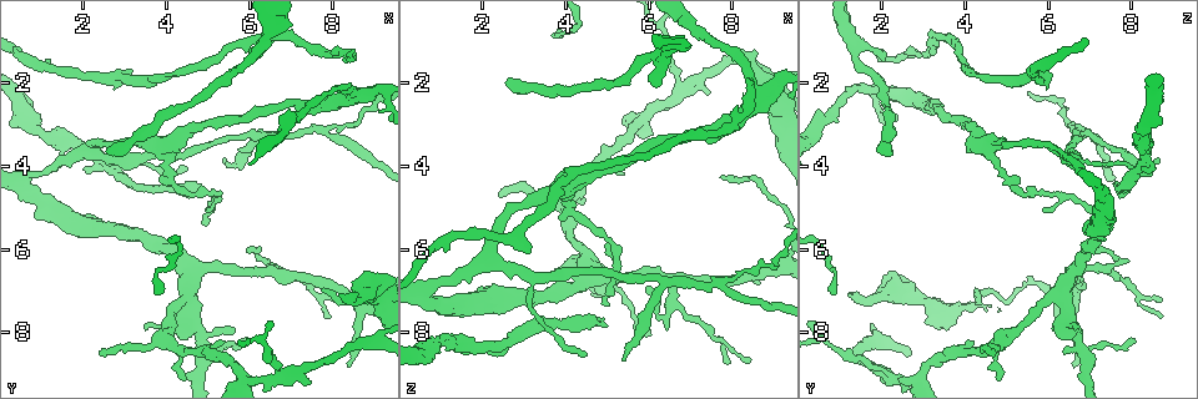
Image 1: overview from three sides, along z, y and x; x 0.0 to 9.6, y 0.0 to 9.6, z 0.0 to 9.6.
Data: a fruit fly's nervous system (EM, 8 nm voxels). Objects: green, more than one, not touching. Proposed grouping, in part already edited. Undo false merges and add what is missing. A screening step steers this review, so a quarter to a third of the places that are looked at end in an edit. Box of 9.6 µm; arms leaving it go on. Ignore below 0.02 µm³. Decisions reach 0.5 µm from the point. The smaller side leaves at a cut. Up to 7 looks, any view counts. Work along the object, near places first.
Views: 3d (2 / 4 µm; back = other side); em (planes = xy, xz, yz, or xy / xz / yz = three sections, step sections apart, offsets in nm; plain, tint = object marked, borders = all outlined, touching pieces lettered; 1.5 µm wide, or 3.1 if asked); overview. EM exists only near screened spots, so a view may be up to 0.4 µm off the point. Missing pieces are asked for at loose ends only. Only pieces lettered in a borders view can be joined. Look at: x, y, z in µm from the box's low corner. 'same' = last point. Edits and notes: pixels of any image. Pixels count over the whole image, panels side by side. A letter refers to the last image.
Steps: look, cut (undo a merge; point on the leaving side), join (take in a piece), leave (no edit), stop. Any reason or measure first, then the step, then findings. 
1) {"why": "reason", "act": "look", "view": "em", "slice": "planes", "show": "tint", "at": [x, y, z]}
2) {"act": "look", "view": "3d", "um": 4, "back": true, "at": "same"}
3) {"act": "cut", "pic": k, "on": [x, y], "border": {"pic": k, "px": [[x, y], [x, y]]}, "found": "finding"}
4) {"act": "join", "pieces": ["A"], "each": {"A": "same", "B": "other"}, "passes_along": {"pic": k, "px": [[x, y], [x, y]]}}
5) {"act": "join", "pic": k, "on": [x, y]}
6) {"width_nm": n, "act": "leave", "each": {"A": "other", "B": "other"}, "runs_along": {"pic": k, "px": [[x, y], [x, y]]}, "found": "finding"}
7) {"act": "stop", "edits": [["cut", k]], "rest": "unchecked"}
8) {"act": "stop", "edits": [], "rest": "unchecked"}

{"why": "free end", "act": "look", "view": "3d", "um": 2, "at": [2.65, 3.75, 2.00]}

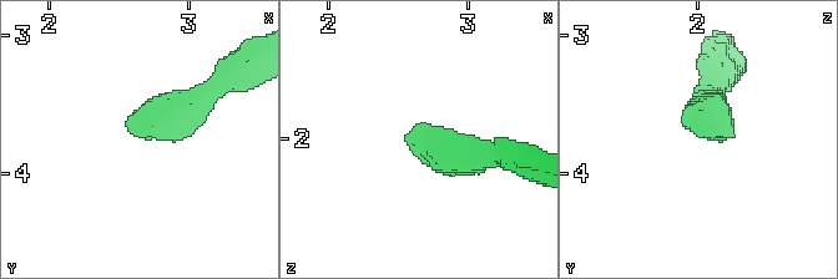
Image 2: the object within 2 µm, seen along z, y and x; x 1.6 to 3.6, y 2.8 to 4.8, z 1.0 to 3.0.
{"act": "look", "view": "em", "slice": "planes", "show": "borders", "at": [2.62, 3.70, 2.00]}

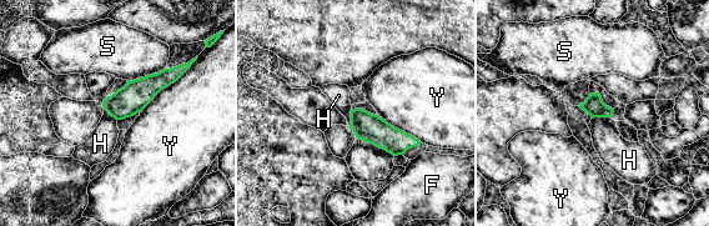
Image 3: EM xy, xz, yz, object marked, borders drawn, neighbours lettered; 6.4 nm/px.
{"longest_contact_nm": ["Y", 440], "act": "leave", "each": {"F": "other", "H": "other", "S": "other", "Y": "other"}, "found": "no lettered piece goes on from it"}

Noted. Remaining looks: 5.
{"why": "thick turns thin", "act": "look", "view": "em", "slice": "xy", "step": 8, "show": "borders", "at": [7.30, 2.70, 0.85]}

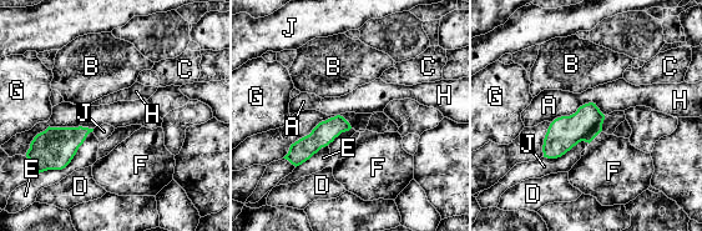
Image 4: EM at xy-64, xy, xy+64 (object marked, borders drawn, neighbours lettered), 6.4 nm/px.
{"width_nm": 220, "act": "leave", "each": {"A": "other", "B": "other", "C": "other", "D": "other", "E": "other", "F": "other", "G": "other", "H": "other", "J": "other"}, "runs_along": {"pic": 4, "px": [[347, 126], [332, 127], [292, 155]]}, "found": "one neuron here"}

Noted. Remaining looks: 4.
{"why": "an open end", "act": "look", "view": "em", "slice": "xz", "step": 8, "show": "borders", "at": [8.25, 7.15, 1.25]}

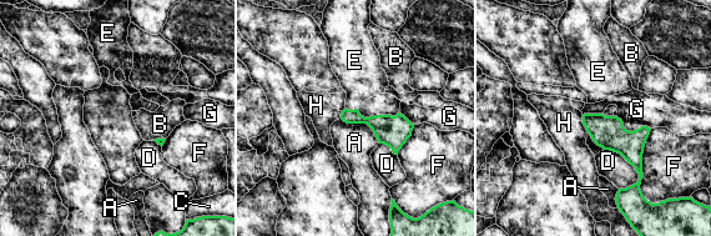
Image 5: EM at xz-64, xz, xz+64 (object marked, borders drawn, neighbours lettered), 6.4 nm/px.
{"act": "look", "view": "em", "slice": "planes", "show": "borders", "at": "same"}

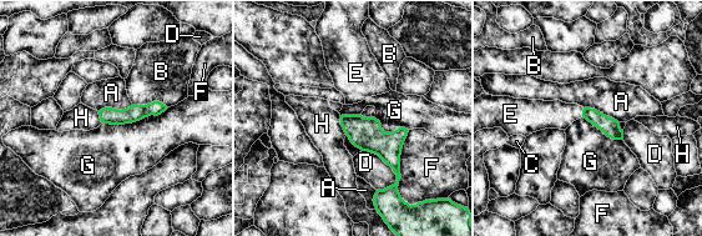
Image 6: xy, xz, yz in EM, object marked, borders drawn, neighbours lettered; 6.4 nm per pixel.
{"width_nm": 110, "act": "join", "pieces": ["E"], "each": {"A": "other", "B": "other", "C": "other", "D": "other", "E": "same", "F": "other", "G": "other", "H": "other"}, "passes_along": {"pic": 6, "px": [[610, 126], [582, 113], [555, 114]]}, "found": "it goes on there"}

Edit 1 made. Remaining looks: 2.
{"act": "stop", "edits": [["join", 6]], "rest": "unchecked"}

